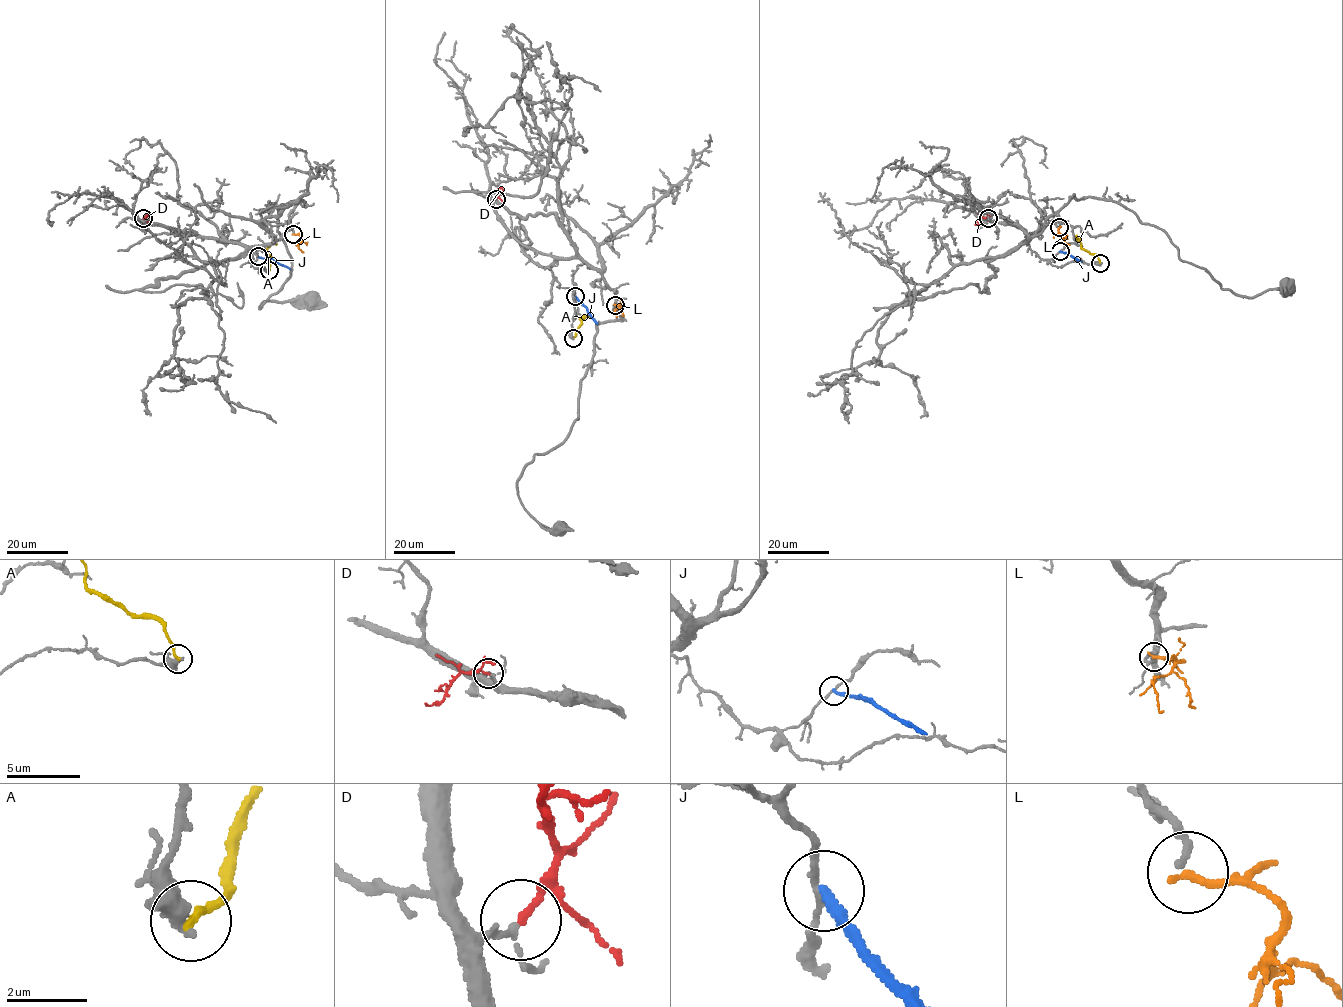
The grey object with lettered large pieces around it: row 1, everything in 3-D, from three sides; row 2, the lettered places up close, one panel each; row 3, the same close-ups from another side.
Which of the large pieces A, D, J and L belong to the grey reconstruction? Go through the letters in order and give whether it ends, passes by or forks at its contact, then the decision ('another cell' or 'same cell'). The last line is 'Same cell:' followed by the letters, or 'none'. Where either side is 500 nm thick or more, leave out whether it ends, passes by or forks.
A: it ends there; another cell
D: it ends there; same cell
J: it ends there; another cell
L: it ends there; same cell
Same cell: D, L

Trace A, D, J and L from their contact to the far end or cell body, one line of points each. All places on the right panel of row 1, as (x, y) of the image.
A: (1100, 263), (1096, 255), (1083, 249), (1076, 235), (1076, 238)
D: (988, 218), (982, 218), (975, 224)
J: (1060, 251), (1081, 262)
L: (1059, 228), (1064, 241), (1069, 244)

